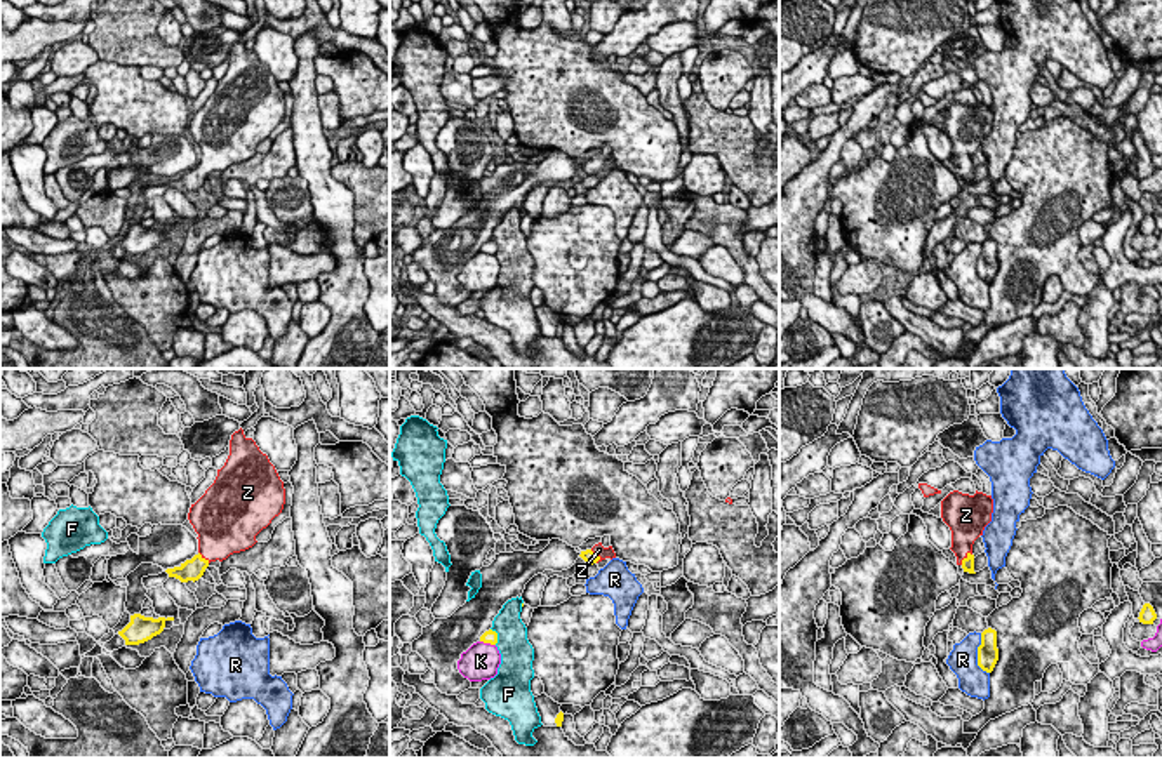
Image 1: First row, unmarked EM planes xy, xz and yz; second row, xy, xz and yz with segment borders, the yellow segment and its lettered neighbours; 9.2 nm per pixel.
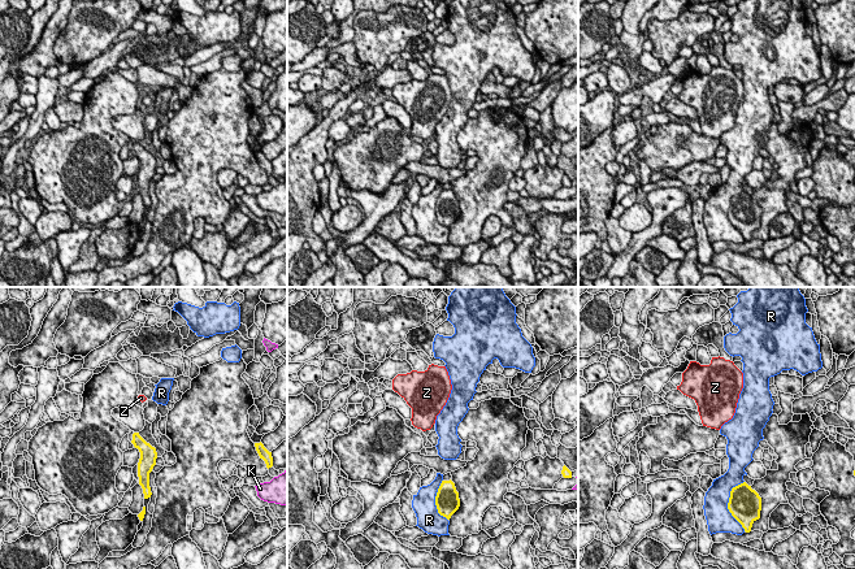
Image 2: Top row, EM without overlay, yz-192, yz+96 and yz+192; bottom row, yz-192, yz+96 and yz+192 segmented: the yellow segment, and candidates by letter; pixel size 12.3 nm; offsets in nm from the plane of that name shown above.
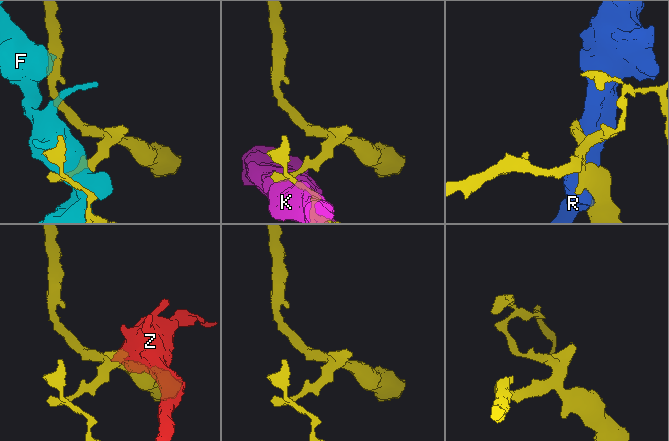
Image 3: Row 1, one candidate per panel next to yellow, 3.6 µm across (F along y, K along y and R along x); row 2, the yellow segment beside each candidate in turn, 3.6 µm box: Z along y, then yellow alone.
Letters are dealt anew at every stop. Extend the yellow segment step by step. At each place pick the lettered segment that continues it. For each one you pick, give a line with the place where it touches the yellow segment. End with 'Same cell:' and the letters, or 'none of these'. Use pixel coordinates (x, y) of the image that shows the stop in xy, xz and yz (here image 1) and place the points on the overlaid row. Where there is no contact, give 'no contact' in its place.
Z: meets yellow in yz at (964, 558)
Same cell: Z

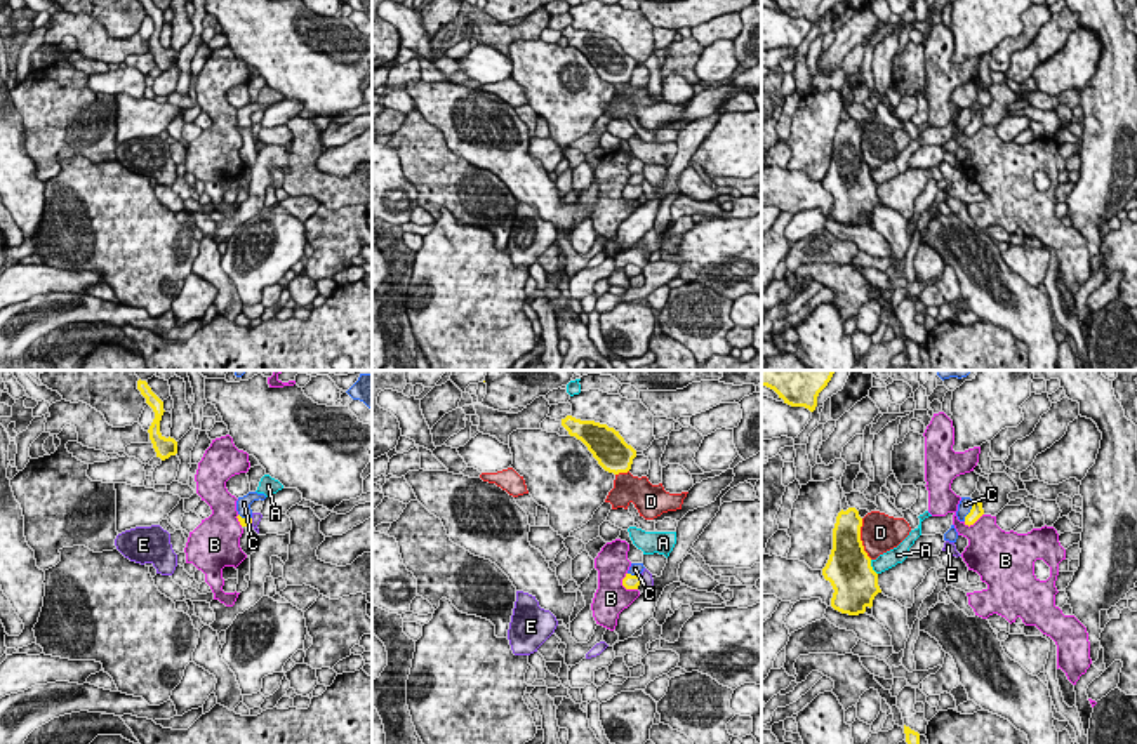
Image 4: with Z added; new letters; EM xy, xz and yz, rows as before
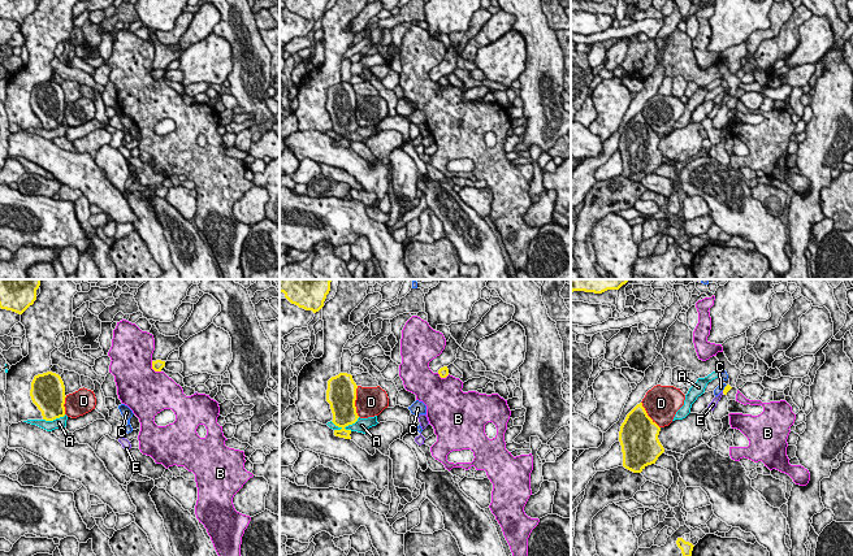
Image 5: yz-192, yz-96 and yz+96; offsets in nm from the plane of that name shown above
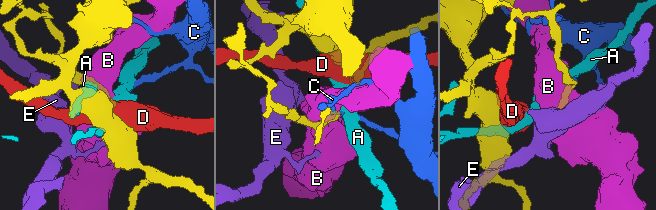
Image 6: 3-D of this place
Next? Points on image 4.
Same cell: none of these

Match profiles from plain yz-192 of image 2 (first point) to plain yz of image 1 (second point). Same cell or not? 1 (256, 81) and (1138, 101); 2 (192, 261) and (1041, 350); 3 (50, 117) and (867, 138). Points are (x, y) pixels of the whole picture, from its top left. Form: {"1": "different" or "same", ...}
{"1": "different", "2": "same", "3": "different"}

